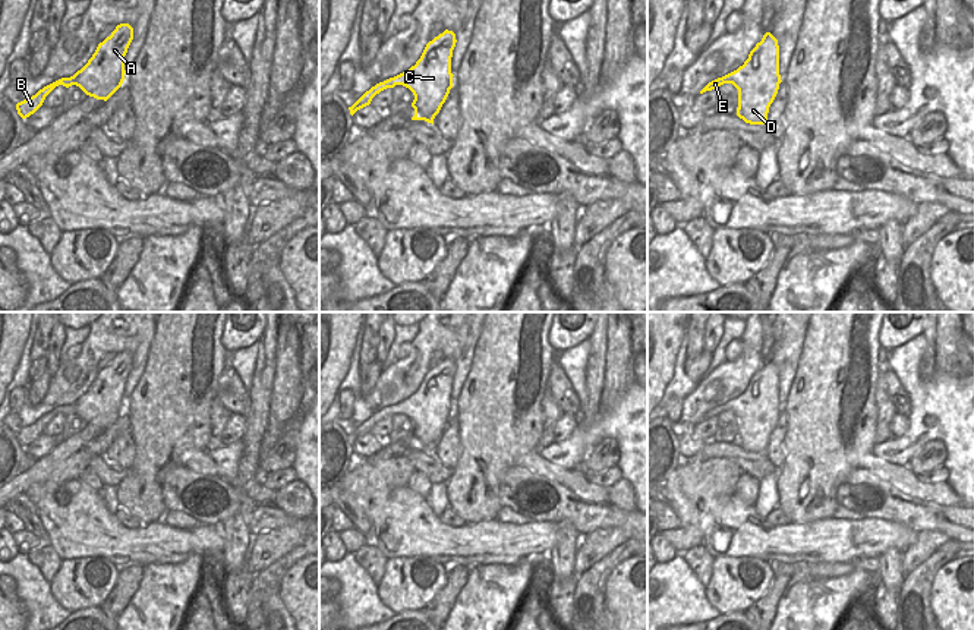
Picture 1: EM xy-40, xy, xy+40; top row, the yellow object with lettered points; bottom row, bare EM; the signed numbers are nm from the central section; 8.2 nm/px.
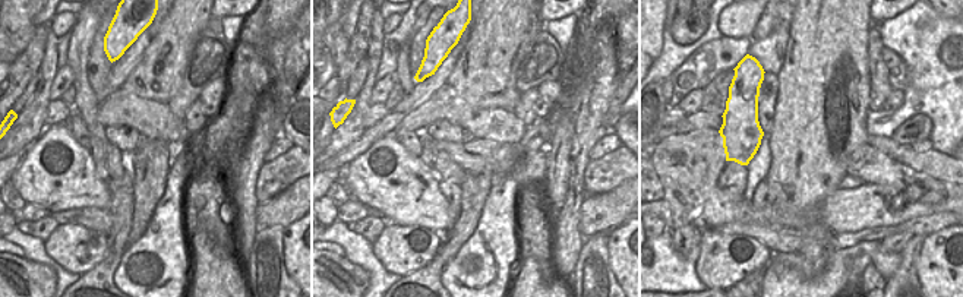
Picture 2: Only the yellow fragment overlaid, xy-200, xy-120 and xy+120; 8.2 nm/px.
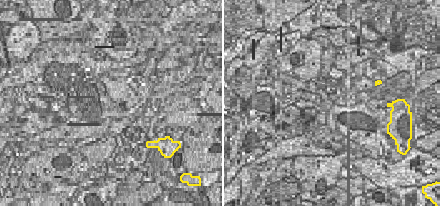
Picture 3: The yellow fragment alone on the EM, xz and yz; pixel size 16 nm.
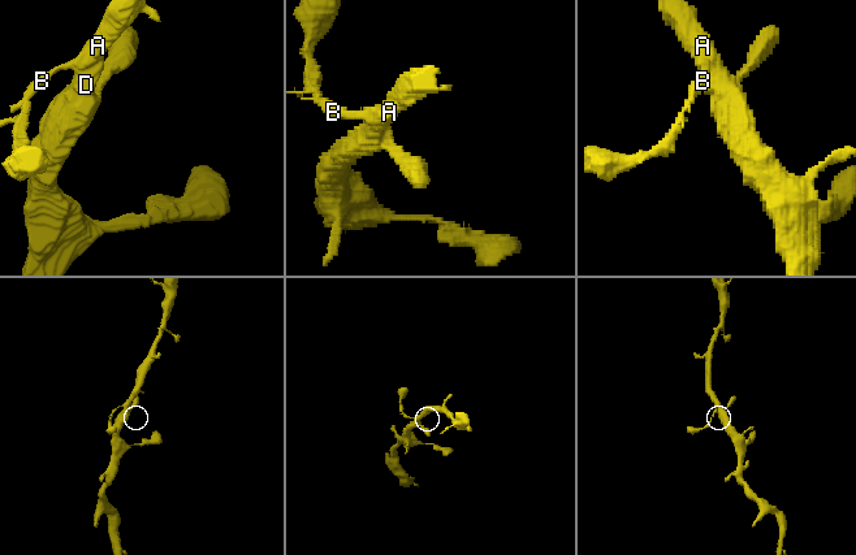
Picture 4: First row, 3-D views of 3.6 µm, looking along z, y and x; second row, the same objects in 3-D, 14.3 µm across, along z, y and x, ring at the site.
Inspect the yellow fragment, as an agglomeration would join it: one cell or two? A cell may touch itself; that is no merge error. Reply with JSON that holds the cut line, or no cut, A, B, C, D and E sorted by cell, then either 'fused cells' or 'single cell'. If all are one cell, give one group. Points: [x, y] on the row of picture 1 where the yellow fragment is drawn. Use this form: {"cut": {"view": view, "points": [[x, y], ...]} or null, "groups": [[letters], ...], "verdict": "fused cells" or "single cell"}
{"cut": null, "groups": [["A", "B", "C", "D", "E"]], "verdict": "single cell"}

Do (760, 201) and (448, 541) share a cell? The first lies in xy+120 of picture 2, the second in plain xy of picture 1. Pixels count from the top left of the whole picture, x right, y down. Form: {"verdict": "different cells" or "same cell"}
{"verdict": "different cells"}

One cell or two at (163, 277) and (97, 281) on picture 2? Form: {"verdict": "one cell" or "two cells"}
{"verdict": "two cells"}

